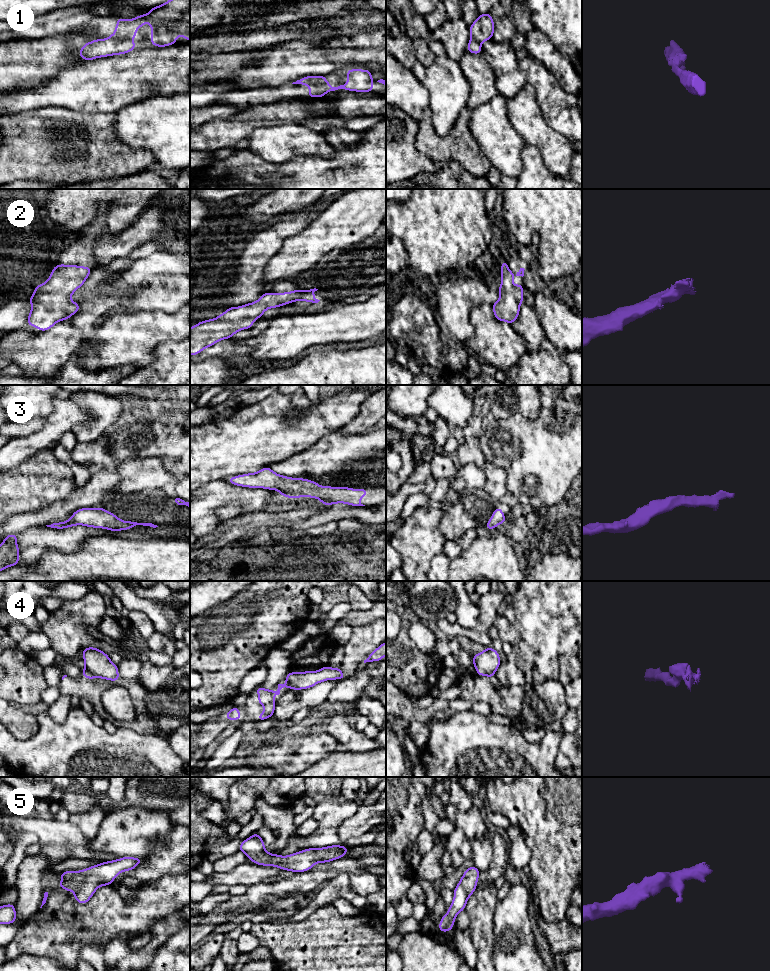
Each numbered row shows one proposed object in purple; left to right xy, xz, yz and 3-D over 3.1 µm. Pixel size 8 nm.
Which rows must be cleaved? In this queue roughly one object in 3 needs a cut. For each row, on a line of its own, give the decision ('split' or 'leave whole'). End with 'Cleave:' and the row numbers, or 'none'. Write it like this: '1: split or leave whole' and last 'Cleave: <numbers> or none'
1: leave whole
2: leave whole
3: leave whole
4: split
5: leave whole
Cleave: 4

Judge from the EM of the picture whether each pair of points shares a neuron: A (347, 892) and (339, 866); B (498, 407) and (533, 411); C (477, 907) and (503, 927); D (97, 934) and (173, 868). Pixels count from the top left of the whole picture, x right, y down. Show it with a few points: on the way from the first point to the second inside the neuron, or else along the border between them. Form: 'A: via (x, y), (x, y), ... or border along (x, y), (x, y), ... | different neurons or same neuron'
A: border along (348, 873), (338, 873), (328, 881) | different neurons
B: via (507, 407), (524, 407) | same neuron
C: border along (497, 901), (493, 910), (492, 943) | different neurons
D: border along (179, 874), (163, 875), (143, 884) | different neurons

